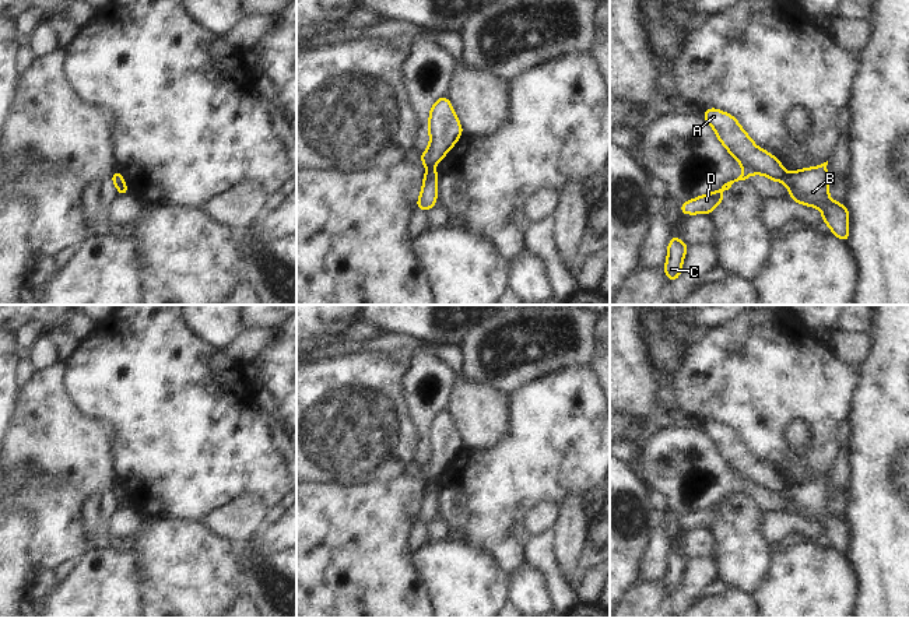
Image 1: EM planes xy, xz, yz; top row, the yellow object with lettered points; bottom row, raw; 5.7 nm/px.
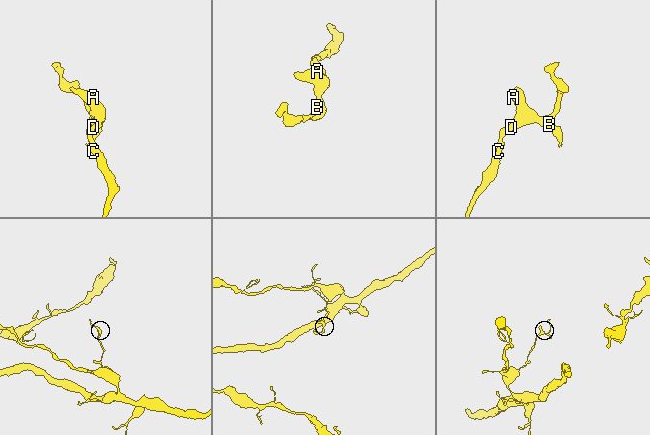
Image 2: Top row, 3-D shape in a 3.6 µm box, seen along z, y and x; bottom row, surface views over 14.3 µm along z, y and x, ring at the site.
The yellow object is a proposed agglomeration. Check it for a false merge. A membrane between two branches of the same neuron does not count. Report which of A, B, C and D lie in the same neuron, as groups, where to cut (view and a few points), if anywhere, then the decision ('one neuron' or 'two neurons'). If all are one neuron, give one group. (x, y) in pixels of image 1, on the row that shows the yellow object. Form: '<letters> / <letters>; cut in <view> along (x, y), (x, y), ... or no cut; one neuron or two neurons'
A C D / B; cut in xz along (427, 165), (434, 167); two neurons

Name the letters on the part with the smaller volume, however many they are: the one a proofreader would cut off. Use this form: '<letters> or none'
B

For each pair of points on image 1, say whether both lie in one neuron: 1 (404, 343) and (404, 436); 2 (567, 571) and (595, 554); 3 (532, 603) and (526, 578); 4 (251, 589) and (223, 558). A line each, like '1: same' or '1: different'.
1: different
2: different
3: same
4: different

